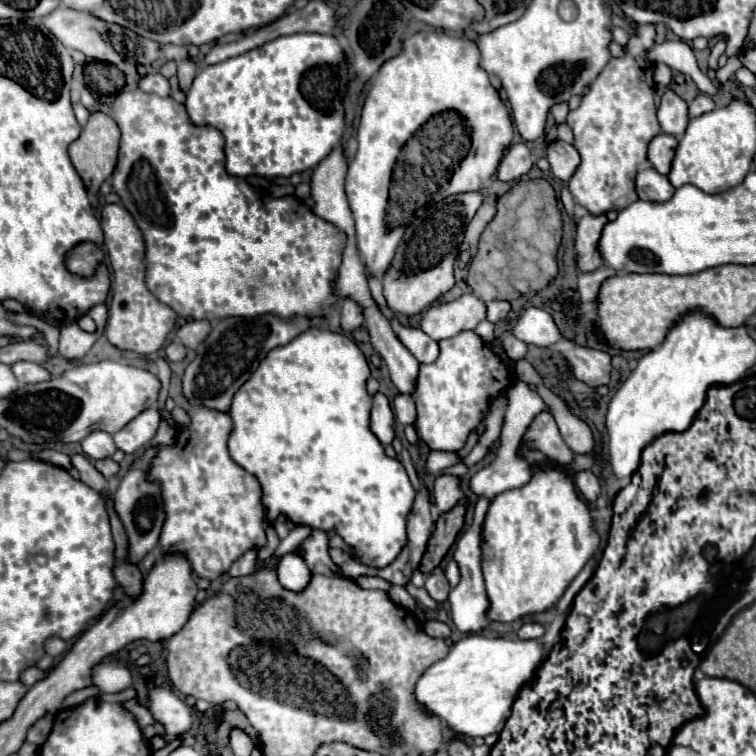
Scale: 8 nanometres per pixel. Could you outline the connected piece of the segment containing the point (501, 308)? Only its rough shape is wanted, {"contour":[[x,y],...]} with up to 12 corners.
{"contour":[[488,302],[486,320],[502,322],[510,312],[508,302]]}

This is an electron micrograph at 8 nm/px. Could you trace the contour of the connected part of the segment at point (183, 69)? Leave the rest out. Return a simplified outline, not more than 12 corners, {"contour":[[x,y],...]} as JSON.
{"contour":[[190,60],[178,66],[178,84],[182,92],[192,86],[196,66]]}

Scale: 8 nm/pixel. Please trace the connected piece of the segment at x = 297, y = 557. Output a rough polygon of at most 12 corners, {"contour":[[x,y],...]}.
{"contour":[[298,550],[278,562],[278,580],[288,590],[306,588],[312,572]]}

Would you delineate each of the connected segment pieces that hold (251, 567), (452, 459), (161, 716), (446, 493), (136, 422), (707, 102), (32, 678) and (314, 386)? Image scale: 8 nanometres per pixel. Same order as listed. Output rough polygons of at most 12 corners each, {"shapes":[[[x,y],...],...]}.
{"shapes":[[[256,550],[242,554],[230,576],[244,576],[256,570]],[[430,452],[424,472],[438,474],[460,462],[454,452]],[[152,686],[146,700],[166,738],[192,726],[192,710],[174,690]],[[438,476],[432,500],[440,514],[462,498],[454,476]],[[148,408],[114,434],[126,454],[138,452],[154,438],[158,408]],[[698,94],[688,104],[688,116],[712,112],[716,106],[708,94]],[[26,668],[20,676],[26,688],[40,682],[46,672],[40,668]],[[298,334],[234,394],[264,522],[406,544],[416,492],[370,432],[368,362]]]}

